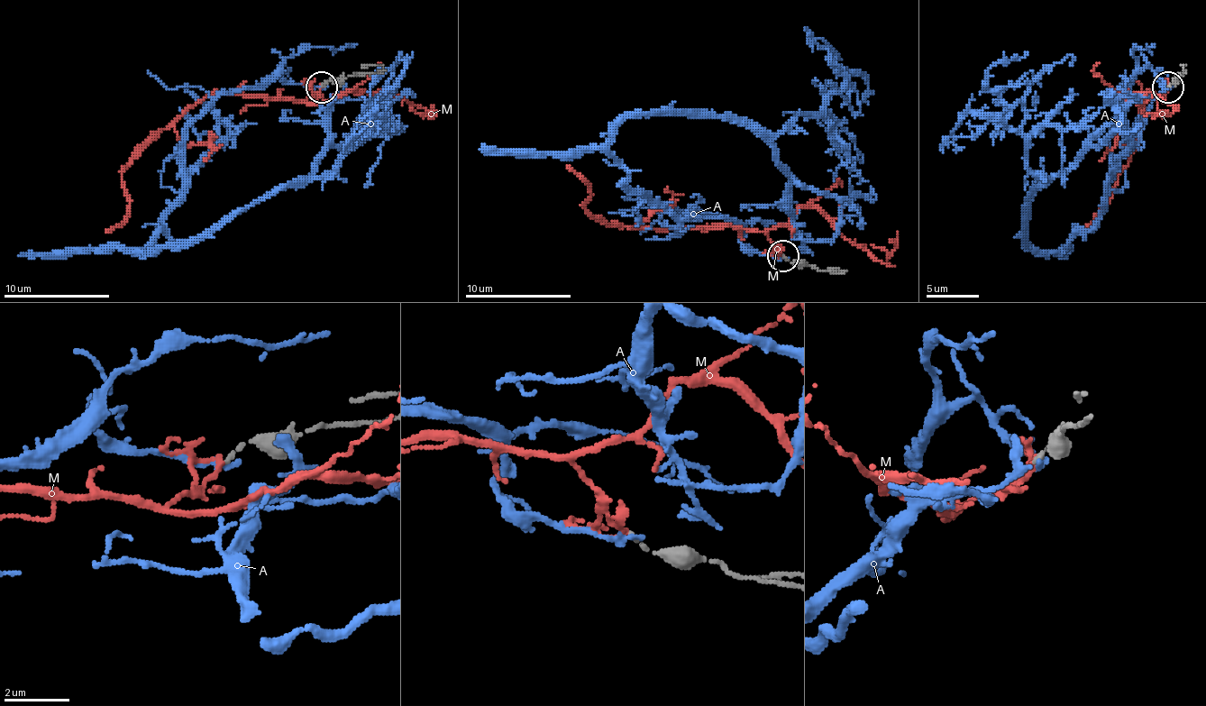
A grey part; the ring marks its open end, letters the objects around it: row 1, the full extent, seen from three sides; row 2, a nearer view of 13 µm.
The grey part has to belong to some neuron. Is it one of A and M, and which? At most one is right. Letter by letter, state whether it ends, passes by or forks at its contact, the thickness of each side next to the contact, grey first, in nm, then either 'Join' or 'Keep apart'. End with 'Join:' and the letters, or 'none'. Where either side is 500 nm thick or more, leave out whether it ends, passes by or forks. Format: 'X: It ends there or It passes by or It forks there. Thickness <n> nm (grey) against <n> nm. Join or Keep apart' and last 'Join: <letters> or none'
A: It ends there. Thickness 110 nm (grey) against 180 nm. Keep apart
M: It passes by. Thickness 110 nm (grey) against 120 nm. Join
Join: M

